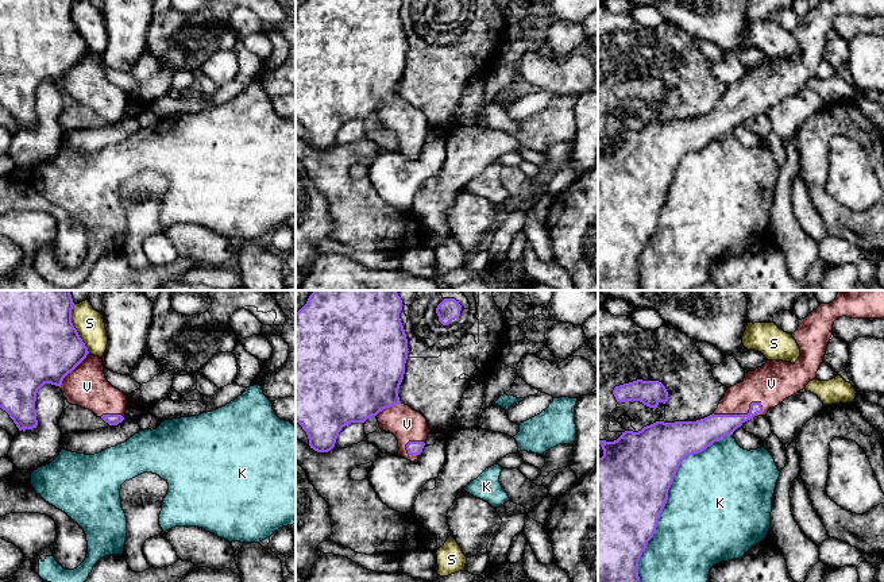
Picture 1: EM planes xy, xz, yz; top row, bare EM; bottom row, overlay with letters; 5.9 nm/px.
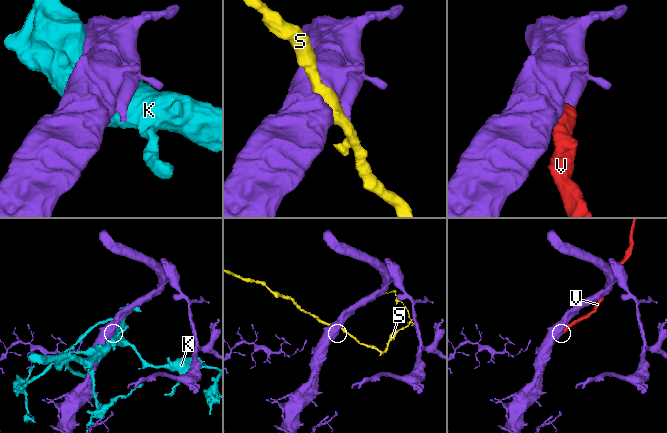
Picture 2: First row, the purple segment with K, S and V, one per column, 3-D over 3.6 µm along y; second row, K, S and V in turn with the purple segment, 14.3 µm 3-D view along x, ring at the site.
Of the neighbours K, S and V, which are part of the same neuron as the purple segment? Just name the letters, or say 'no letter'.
V

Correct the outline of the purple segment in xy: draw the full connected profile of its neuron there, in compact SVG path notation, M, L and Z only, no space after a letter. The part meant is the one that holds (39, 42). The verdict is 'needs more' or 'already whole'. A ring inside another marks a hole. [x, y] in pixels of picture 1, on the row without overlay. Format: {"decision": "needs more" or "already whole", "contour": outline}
{"decision": "needs more", "contour": "M0 0L0 105L13 117L19 128L36 126L36 90L45 81L59 84L72 103L92 108L109 123L126 115L127 93L105 76L103 57L92 53L72 20L74 0Z"}

